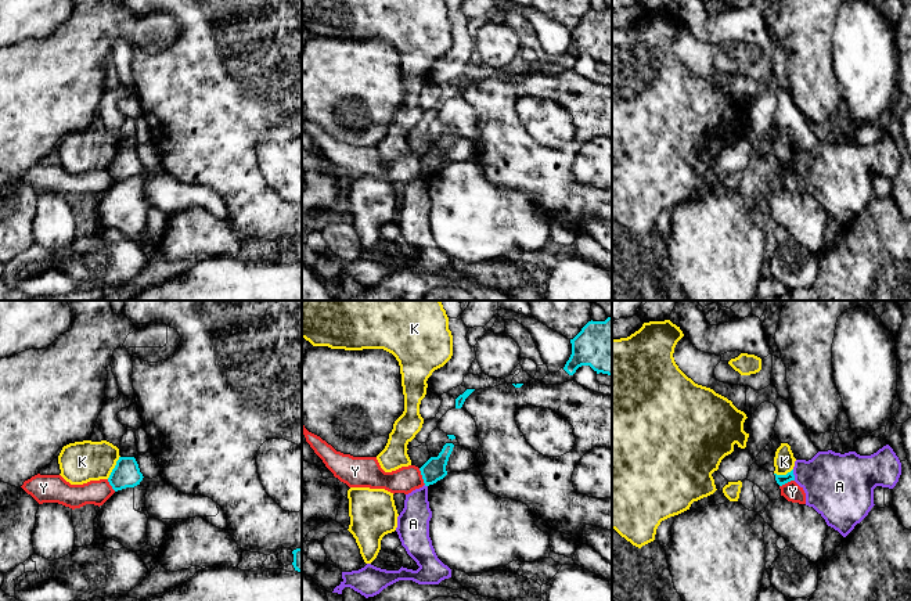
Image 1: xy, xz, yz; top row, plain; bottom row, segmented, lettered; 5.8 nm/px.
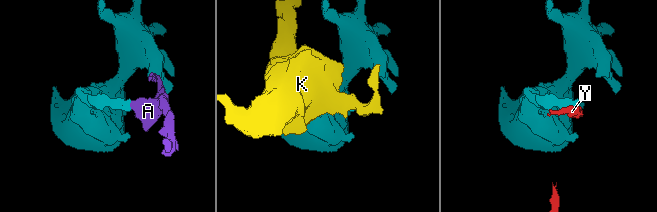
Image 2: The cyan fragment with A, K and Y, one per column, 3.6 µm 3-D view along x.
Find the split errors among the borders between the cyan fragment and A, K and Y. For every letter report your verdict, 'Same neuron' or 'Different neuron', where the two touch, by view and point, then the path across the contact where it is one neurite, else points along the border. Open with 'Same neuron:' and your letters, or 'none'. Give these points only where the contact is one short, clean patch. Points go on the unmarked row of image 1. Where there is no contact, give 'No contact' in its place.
Same neuron: none
A: Different neuron. Touches cyan at yz (794, 165). Boundary: yz (792, 159), (795, 169)
K: Different neuron. Touches cyan at xy (115, 157). Boundary: xy (119, 146), (107, 168)
Y: Different neuron. Touches cyan at xz (422, 166). Boundary: xz (418, 158), (425, 173)

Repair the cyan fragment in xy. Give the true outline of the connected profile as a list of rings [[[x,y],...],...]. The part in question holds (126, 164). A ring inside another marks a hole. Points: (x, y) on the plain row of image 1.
[[[119,147],[115,158],[112,159],[108,172],[115,181],[134,177],[143,170],[138,154],[134,147]]]

